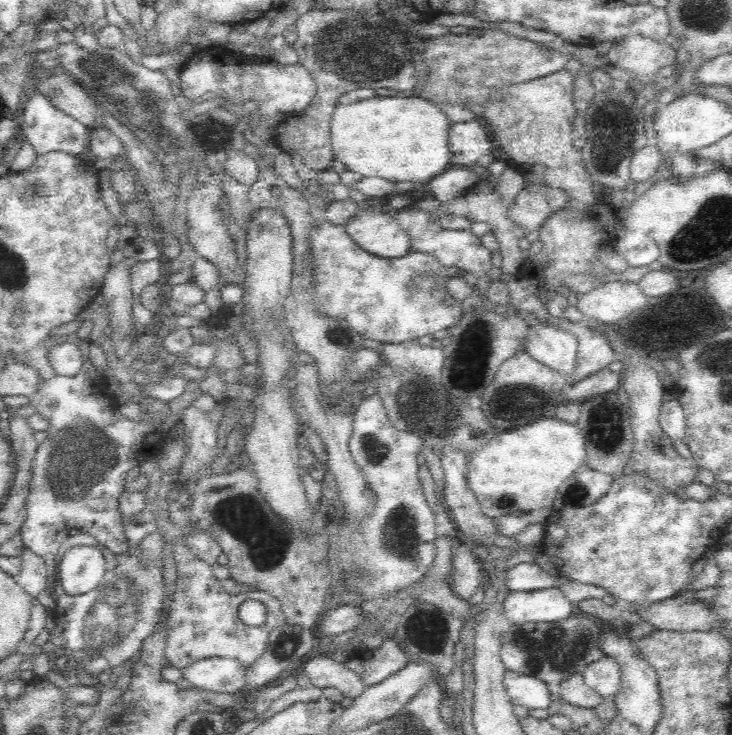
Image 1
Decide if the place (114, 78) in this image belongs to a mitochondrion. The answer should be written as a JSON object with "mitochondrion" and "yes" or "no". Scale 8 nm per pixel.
{"mitochondrion":"yes"}

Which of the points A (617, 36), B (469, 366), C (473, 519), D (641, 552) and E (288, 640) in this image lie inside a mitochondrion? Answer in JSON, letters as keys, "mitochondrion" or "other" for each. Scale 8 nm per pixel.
{"A":"other","B":"mitochondrion","C":"other","D":"mitochondrion","E":"mitochondrion"}

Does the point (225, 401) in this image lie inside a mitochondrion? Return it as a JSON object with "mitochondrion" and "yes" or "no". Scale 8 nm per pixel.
{"mitochondrion":"no"}

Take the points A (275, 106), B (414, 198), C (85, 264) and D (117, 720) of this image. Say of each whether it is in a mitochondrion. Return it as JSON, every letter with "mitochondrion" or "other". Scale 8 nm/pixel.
{"A":"other","B":"other","C":"other","D":"other"}

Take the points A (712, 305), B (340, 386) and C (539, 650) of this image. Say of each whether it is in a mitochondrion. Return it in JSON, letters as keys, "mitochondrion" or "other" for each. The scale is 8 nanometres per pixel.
{"A":"other","B":"other","C":"mitochondrion"}

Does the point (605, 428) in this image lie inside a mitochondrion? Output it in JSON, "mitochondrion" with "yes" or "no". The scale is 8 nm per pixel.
{"mitochondrion":"yes"}

